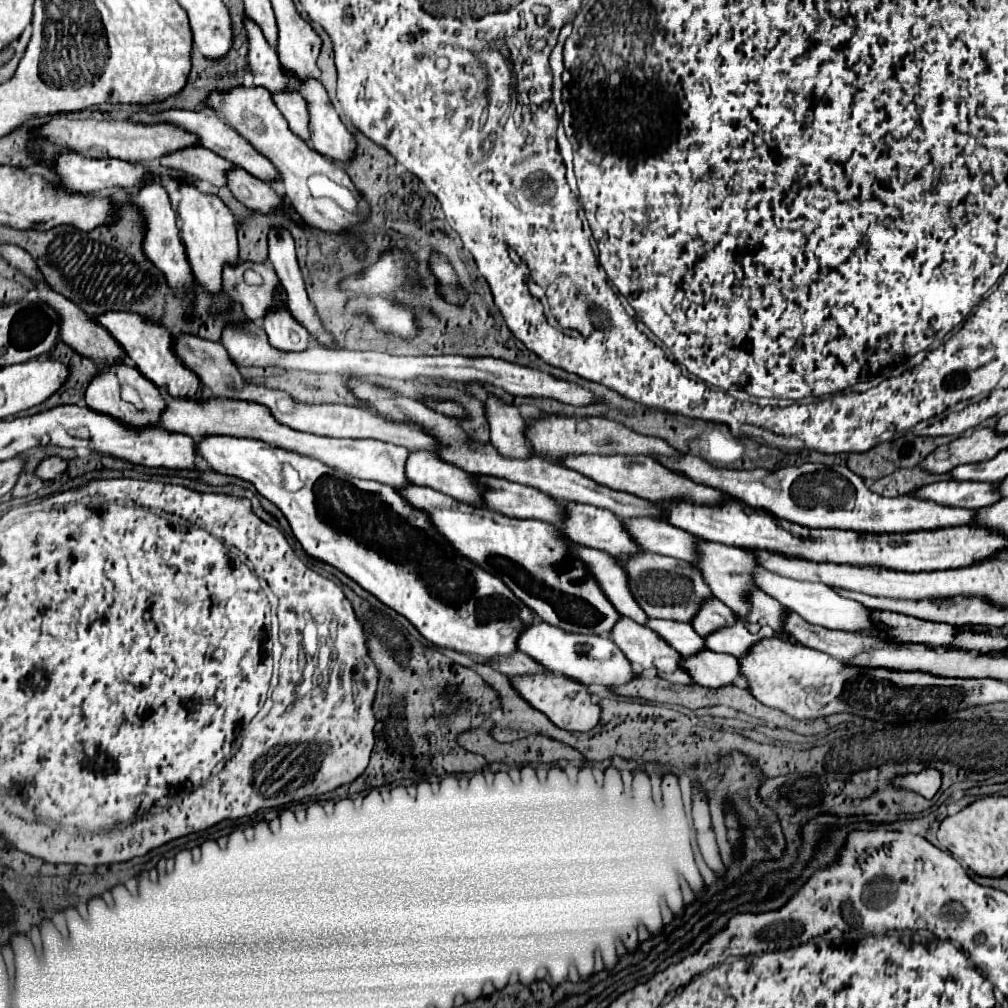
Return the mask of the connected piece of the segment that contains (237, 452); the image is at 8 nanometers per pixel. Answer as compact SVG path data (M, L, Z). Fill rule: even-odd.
M205 436L197 444L197 450L215 472L237 476L241 480L251 482L261 496L273 502L285 514L295 538L301 542L303 550L311 558L341 570L345 576L355 580L363 590L373 594L379 602L383 602L397 614L405 616L429 642L441 648L451 648L461 654L493 658L515 652L517 636L521 634L521 630L525 630L525 626L533 622L533 612L519 598L515 598L515 594L509 592L509 588L499 578L471 564L469 560L453 554L451 546L445 540L441 540L441 536L433 530L427 514L409 506L391 486L353 478L319 460L295 452L285 452L281 448L273 448L255 438ZM283 464L291 464L299 472L303 482L301 490L285 490Z

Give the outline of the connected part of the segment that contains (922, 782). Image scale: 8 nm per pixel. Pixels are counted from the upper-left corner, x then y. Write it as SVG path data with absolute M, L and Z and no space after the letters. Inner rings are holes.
M927 768L923 772L919 772L919 774L899 776L899 778L895 778L895 784L901 786L901 788L907 788L907 790L913 790L913 792L921 794L923 798L931 800L937 794L939 786L941 786L941 774L937 770Z

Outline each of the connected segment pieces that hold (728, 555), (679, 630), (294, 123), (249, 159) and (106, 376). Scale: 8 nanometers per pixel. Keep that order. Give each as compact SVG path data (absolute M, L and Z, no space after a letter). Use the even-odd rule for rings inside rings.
M697 540L697 546L701 546L701 550L697 550L697 558L691 564L697 566L697 570L701 570L703 578L705 578L705 584L709 586L711 594L715 598L719 598L721 602L725 602L725 606L735 610L737 616L745 616L747 614L745 588L755 586L753 576L749 572L759 566L753 558L755 554L749 552L749 550L735 548L735 546L725 546L725 544L717 544L717 542L705 542L705 540L703 540L703 544L701 544L701 540Z
M649 620L645 622L645 626L653 630L657 636L661 636L669 646L673 646L673 650L681 652L681 656L685 658L689 654L697 654L699 650L705 650L703 638L689 624L669 622L669 620Z
M281 92L273 96L273 102L289 122L289 128L293 130L293 134L309 142L309 110L305 110L305 100L301 98L301 94Z
M165 110L165 112L159 112L159 114L147 114L147 112L137 112L135 120L141 120L141 122L157 122L157 120L169 120L169 122L175 122L179 126L183 126L185 130L191 130L199 136L201 144L219 154L221 158L233 162L235 166L241 166L245 172L253 174L255 178L263 180L263 182L271 182L271 180L279 180L279 172L275 170L275 166L269 162L269 158L265 158L263 154L259 154L241 134L237 134L229 124L225 124L219 116L215 114L209 114L209 112L189 112L189 110Z
M115 364L115 366L109 366L109 368L101 370L101 372L93 378L93 382L89 384L85 398L87 398L87 406L89 406L91 410L105 412L105 414L109 414L111 418L117 418L121 424L127 424L127 426L131 426L131 428L155 426L155 424L159 422L161 410L165 410L165 400L161 398L157 386L153 386L137 368L131 368L131 366L125 366L125 364ZM121 384L131 384L131 386L139 392L141 400L145 402L145 412L139 412L133 404L119 400L119 388L121 388Z

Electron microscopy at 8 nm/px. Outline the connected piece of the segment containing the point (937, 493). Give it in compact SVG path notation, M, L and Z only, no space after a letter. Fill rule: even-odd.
M935 482L923 486L921 490L913 492L917 498L933 500L941 506L959 506L959 508L981 508L993 502L999 502L1001 496L997 494L999 482Z

